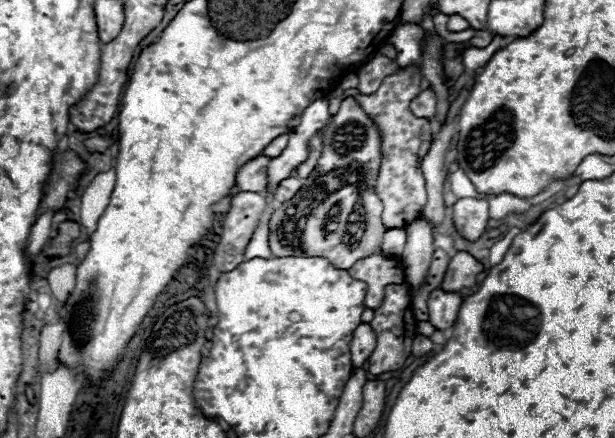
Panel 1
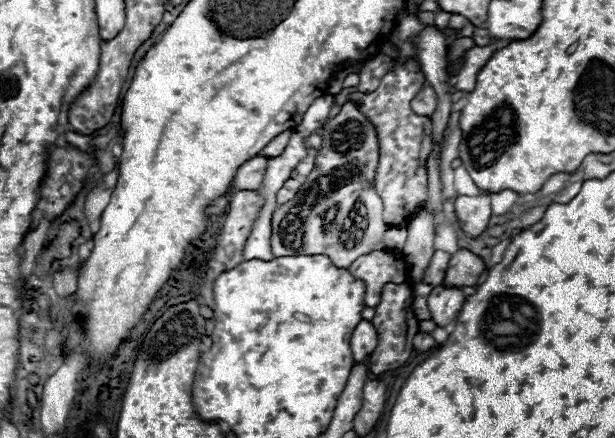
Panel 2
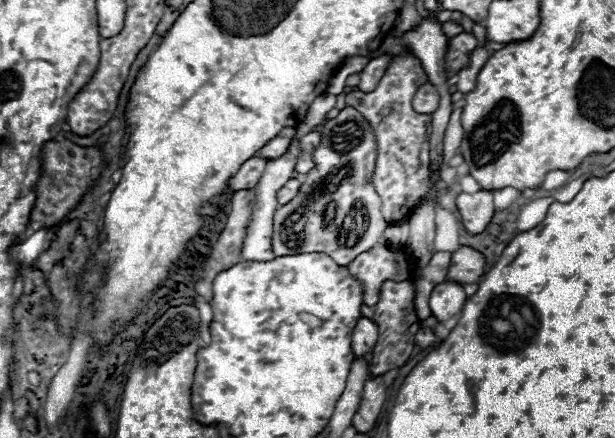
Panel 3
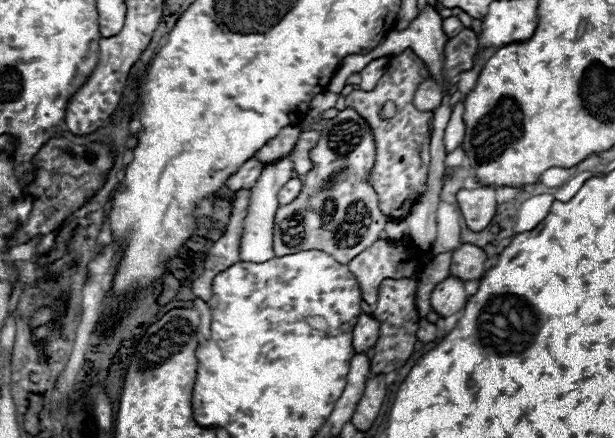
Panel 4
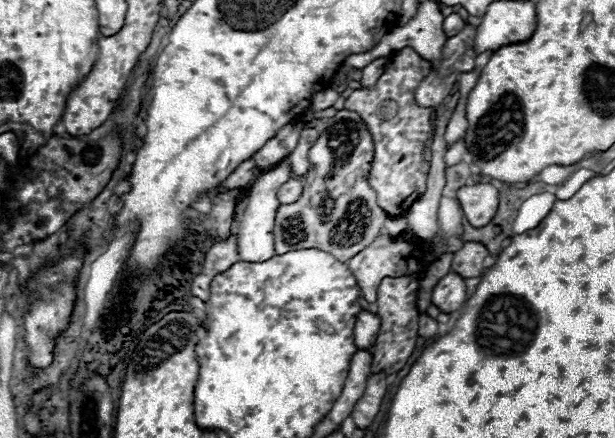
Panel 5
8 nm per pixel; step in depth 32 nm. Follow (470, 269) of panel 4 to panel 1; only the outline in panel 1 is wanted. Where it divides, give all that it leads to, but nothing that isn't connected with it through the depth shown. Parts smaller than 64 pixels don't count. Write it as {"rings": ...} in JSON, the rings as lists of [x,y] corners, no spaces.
{"rings":[[[458,252],[452,256],[452,260],[448,264],[448,270],[446,270],[446,276],[444,276],[440,288],[444,292],[462,292],[464,288],[472,288],[482,270],[484,268],[478,260],[474,260],[466,252]]]}

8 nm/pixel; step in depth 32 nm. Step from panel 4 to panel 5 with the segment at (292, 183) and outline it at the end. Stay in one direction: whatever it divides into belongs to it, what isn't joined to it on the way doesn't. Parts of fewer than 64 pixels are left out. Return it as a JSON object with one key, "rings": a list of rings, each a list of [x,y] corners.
{"rings":[[[290,178],[286,184],[280,186],[278,190],[278,202],[280,204],[290,204],[296,202],[302,194],[302,182],[298,178]]]}

